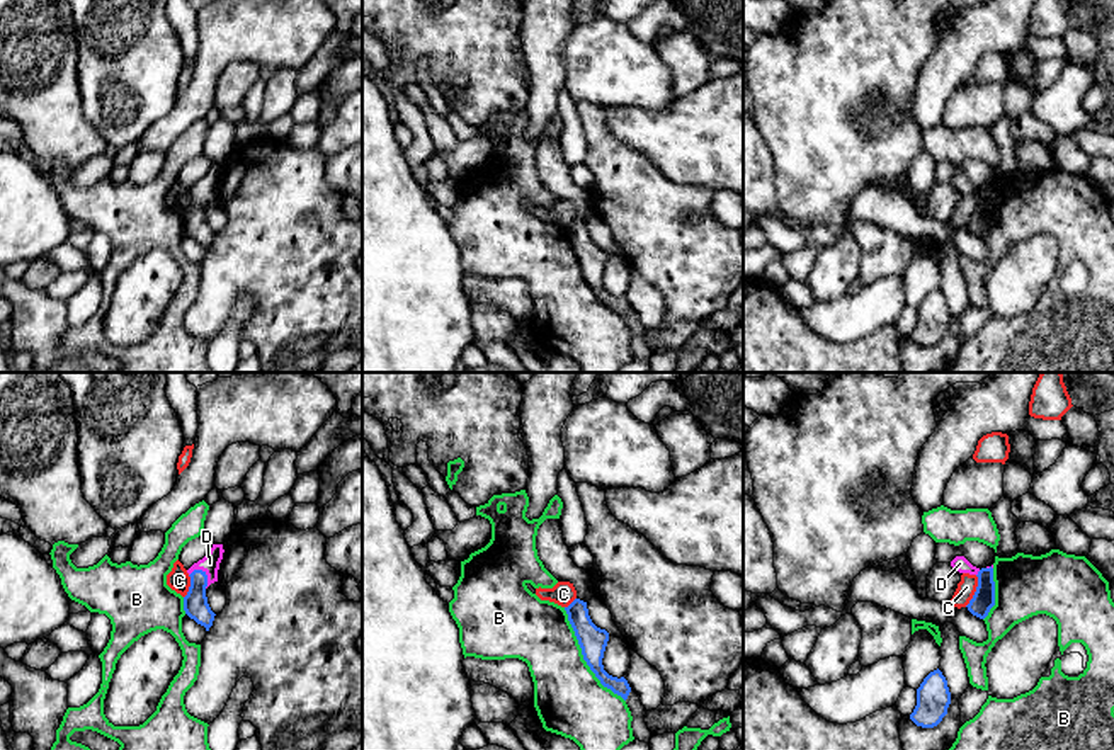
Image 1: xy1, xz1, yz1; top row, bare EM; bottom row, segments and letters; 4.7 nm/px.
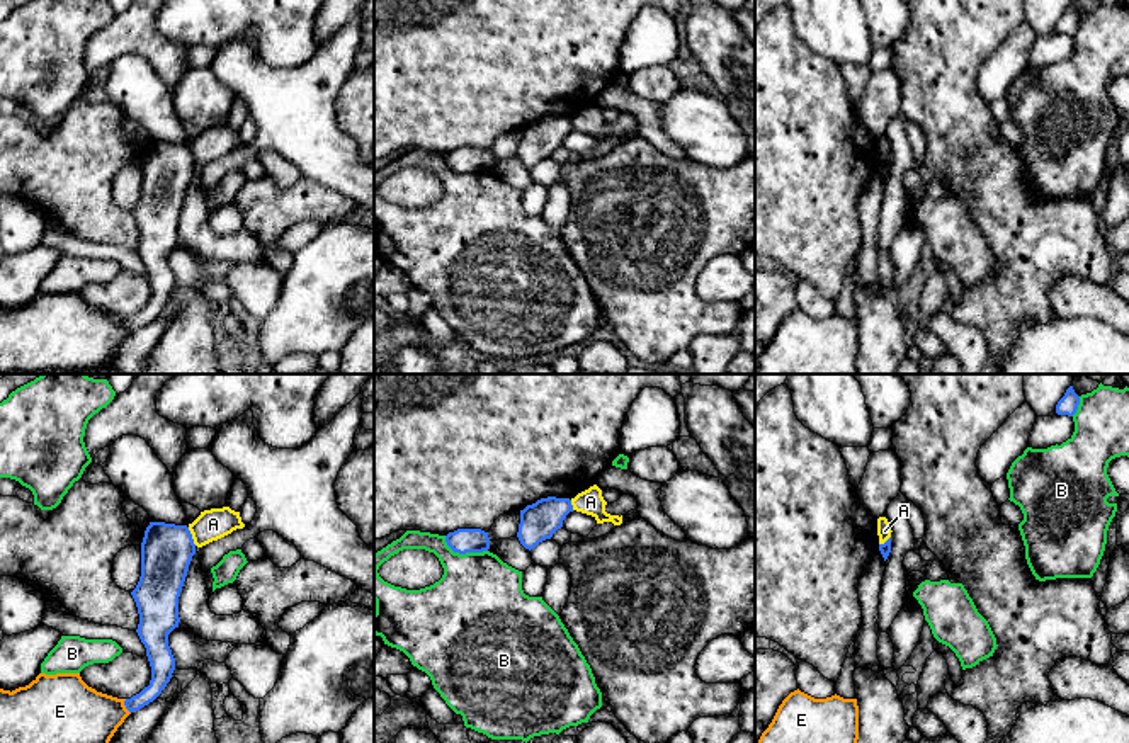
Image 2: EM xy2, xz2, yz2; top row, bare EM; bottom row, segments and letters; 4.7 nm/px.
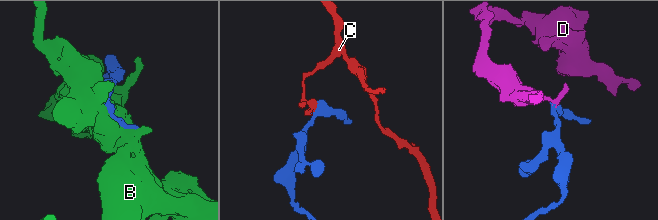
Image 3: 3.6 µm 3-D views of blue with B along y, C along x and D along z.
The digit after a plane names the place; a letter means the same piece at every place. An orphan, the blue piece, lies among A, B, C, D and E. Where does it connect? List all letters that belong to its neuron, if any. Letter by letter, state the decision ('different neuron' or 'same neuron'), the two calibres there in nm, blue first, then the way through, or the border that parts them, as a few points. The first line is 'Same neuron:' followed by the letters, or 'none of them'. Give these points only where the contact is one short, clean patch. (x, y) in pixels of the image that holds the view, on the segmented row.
Same neuron: D
A: different neuron; calibres 240 and 150 nm; border xy2 (187, 527), (196, 544)
B: different neuron; calibres 140 and 340 nm
C: different neuron; calibres 110 and 90 nm; border yz1 (977, 575), (977, 590), (965, 606)
D: same neuron; calibres 120 and 90 nm; way xy1 (196, 606), (198, 584), (206, 575), (210, 563)
E: different neuron; calibres 110 and 280 nm; border xy2 (124, 699), (124, 708), (130, 713)

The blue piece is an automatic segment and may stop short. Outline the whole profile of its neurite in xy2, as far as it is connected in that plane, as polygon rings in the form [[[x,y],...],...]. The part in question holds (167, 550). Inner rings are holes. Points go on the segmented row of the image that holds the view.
[[[150,522],[141,542],[141,576],[131,592],[138,614],[138,636],[151,666],[150,685],[124,700],[129,712],[153,702],[172,678],[175,658],[168,634],[179,627],[179,597],[196,544],[187,525]]]

